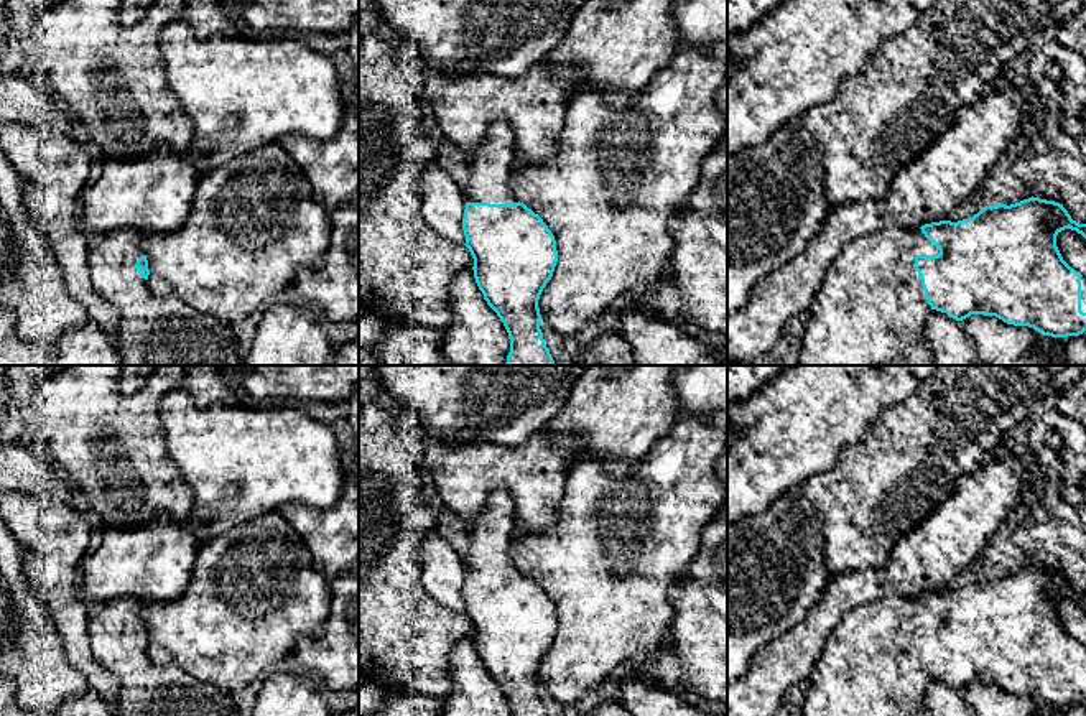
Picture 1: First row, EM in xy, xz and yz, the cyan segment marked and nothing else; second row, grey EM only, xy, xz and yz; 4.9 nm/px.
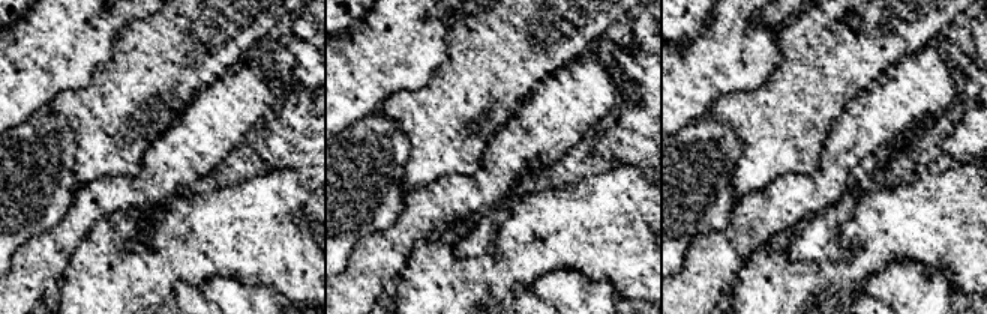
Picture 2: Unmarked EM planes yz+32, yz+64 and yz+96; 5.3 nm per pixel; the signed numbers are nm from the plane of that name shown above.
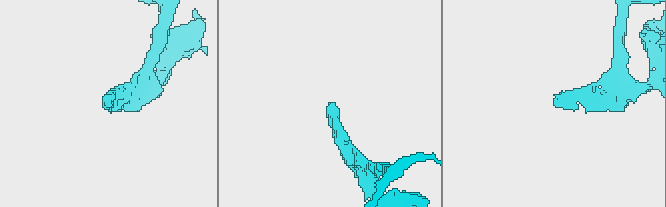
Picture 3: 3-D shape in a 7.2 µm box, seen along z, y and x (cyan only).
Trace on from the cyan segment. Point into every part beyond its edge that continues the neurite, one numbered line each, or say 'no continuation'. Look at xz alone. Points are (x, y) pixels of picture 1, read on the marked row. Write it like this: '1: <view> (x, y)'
1: xz (491, 167)

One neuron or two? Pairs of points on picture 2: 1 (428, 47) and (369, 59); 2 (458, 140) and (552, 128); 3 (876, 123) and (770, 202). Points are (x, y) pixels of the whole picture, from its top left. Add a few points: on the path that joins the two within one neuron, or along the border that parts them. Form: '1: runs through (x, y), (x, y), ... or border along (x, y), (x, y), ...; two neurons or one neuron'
1: runs through (413, 47), (398, 47), (384, 54); one neuron
2: border along (515, 107), (515, 111), (488, 143), (479, 167); two neurons
3: runs through (849, 150), (804, 196), (797, 197); one neuron

